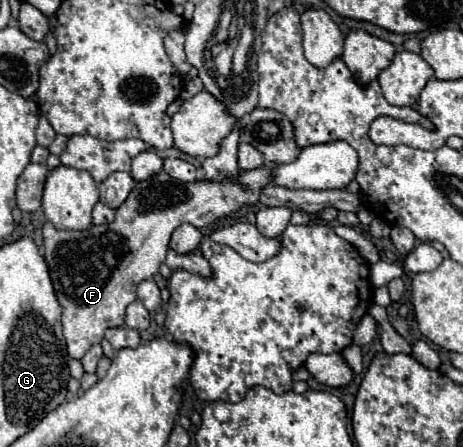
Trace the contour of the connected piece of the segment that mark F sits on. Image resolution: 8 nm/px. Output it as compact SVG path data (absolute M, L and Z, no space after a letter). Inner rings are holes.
M270 166L256 168L252 172L240 172L240 184L236 184L232 180L228 180L224 184L216 184L216 182L208 182L208 180L184 184L184 182L172 180L166 172L160 172L154 178L138 182L132 188L126 202L116 210L116 220L108 226L92 226L90 232L88 230L74 232L74 230L58 230L58 228L54 228L54 224L46 222L42 228L44 248L46 248L44 258L50 268L50 278L54 284L56 298L64 310L62 328L64 328L64 338L68 344L68 354L72 358L82 358L84 352L92 344L100 344L106 328L124 324L126 306L136 300L136 286L142 280L148 280L158 272L160 264L166 258L170 234L174 232L174 228L178 228L182 222L190 222L196 228L204 228L204 226L210 226L212 222L228 216L230 212L236 212L244 204L254 206L256 188L262 188L264 184L270 182L268 168Z

